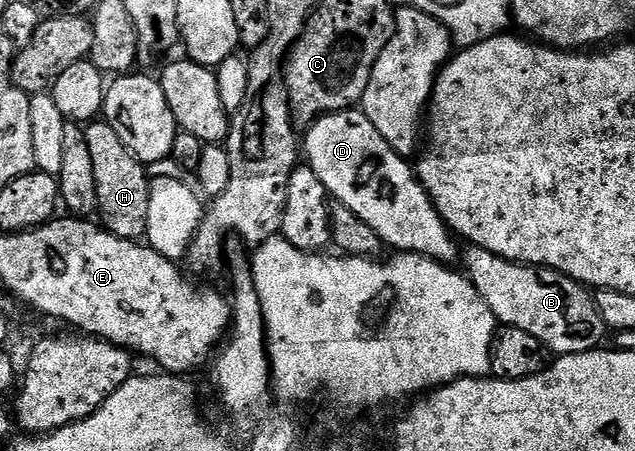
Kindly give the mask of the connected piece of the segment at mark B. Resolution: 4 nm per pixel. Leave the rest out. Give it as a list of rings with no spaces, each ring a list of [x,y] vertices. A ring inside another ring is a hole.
[[[471,246],[468,251],[461,258],[462,263],[467,264],[465,273],[477,292],[481,292],[485,304],[489,304],[496,323],[521,328],[521,332],[537,336],[537,340],[541,340],[541,344],[545,344],[555,356],[584,354],[604,345],[603,337],[608,337],[608,328],[601,320],[601,312],[597,312],[592,291],[583,283],[575,282],[569,276],[545,266],[524,266],[521,262],[510,262],[480,246]]]

